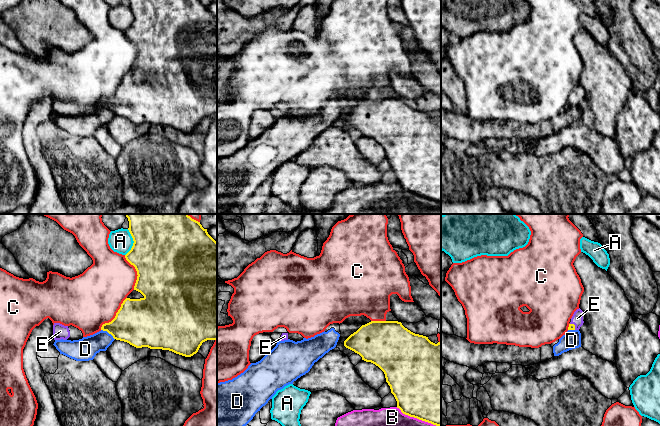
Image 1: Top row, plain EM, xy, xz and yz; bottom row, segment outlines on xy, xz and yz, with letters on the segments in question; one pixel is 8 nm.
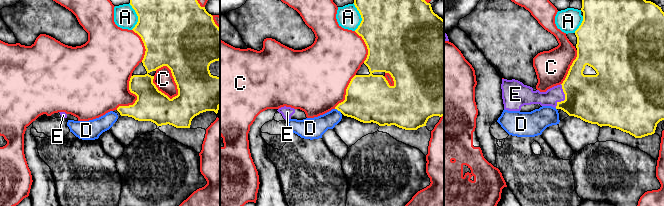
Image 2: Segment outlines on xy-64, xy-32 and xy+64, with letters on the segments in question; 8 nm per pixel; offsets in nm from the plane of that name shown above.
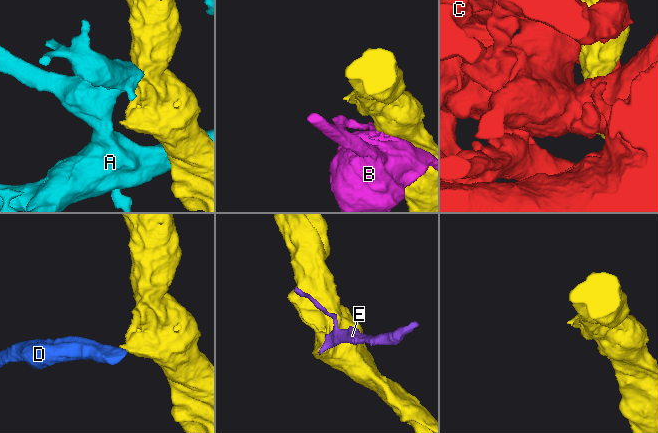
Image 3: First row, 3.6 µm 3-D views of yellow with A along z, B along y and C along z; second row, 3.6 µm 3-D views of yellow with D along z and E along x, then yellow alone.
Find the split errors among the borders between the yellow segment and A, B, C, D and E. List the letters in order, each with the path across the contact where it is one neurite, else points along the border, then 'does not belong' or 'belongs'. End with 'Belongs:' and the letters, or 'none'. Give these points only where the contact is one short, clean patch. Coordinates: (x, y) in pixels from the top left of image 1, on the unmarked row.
A: does not belong
B: does not belong
C: does not belong
D: border along xy (101, 105), (108, 108), (114, 115); does not belong
E: runs through yz (571, 102), (574, 101), (577, 95); belongs
Belongs: E

